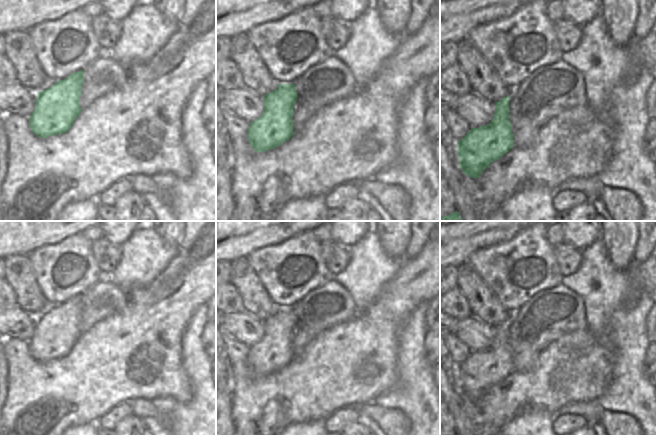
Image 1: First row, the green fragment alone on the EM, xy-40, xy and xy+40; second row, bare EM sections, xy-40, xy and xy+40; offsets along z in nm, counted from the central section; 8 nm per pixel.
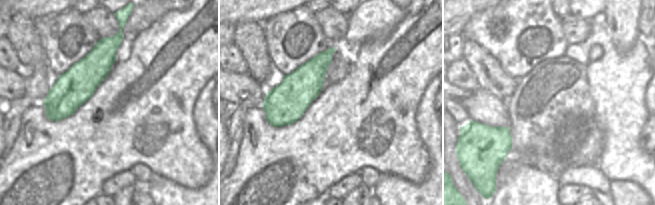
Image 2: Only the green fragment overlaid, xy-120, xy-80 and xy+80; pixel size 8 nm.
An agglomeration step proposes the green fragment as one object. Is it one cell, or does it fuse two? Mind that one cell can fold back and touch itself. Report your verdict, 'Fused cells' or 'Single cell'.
Single cell

